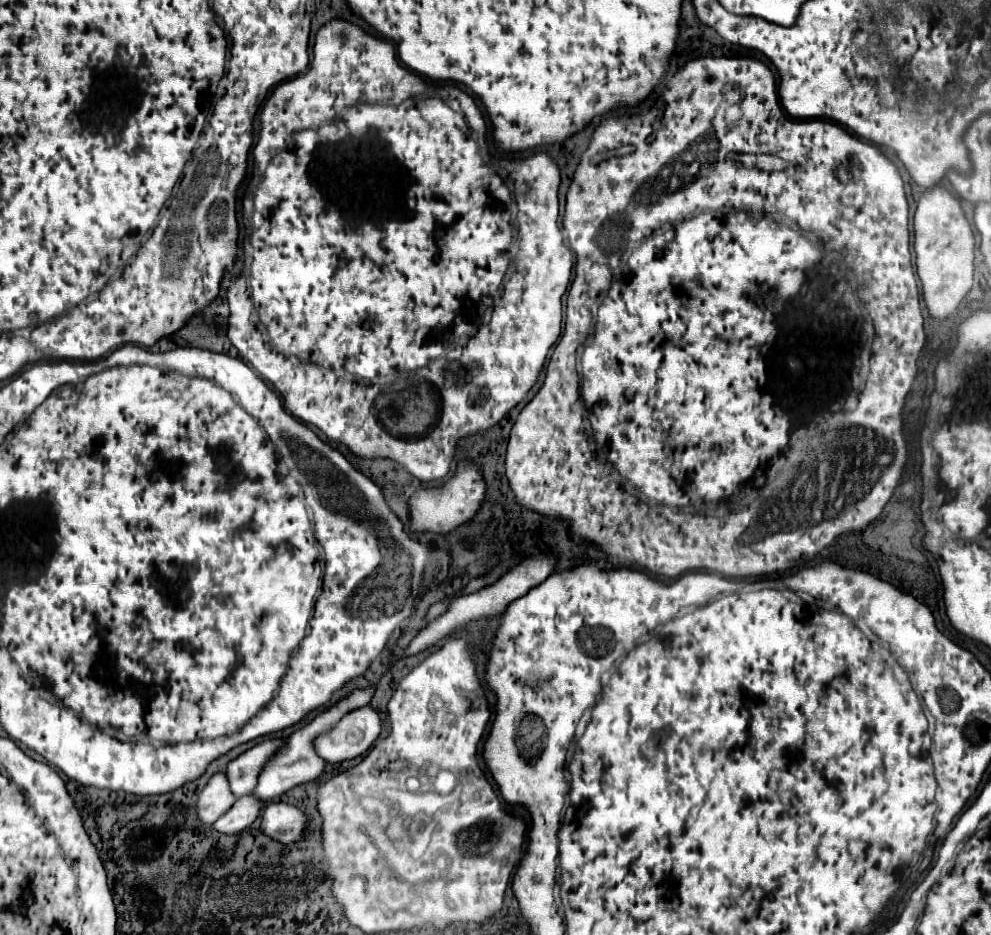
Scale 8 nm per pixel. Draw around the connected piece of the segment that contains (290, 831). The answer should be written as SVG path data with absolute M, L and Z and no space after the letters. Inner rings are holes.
M268 803L262 813L262 829L280 843L298 843L304 839L308 817L294 805Z

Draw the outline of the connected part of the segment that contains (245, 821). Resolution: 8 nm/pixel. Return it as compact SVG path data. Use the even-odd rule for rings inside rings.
M252 795L240 797L232 805L232 809L214 823L214 829L218 829L220 833L238 833L250 827L260 817L262 807L264 807L264 801L256 801L256 797Z

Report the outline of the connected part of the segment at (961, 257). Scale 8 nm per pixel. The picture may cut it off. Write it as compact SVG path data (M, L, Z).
M928 189L914 215L914 251L918 277L922 281L924 301L936 319L948 319L972 287L974 271L974 233L958 203L946 189Z

